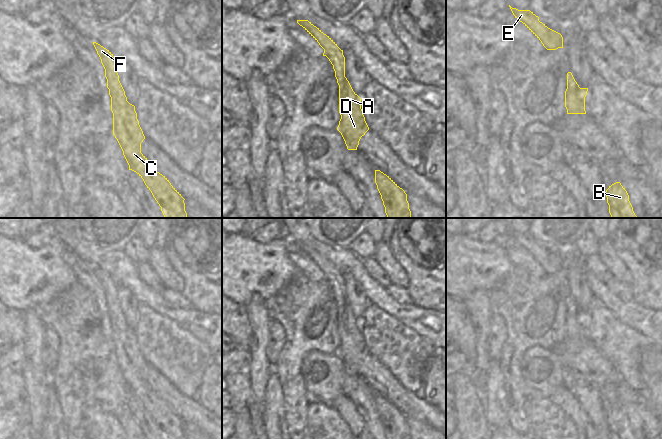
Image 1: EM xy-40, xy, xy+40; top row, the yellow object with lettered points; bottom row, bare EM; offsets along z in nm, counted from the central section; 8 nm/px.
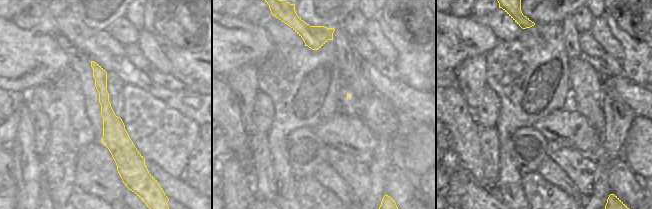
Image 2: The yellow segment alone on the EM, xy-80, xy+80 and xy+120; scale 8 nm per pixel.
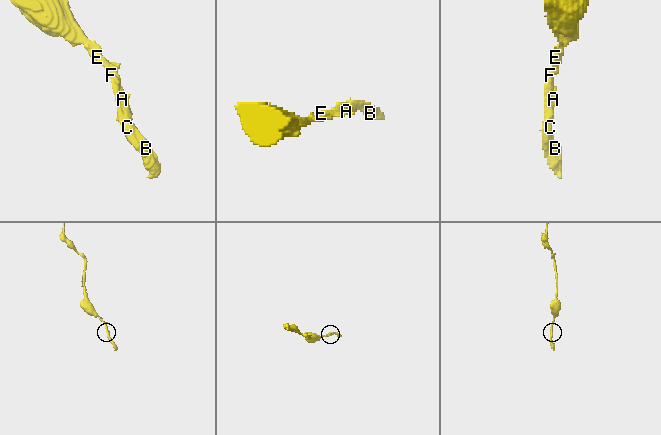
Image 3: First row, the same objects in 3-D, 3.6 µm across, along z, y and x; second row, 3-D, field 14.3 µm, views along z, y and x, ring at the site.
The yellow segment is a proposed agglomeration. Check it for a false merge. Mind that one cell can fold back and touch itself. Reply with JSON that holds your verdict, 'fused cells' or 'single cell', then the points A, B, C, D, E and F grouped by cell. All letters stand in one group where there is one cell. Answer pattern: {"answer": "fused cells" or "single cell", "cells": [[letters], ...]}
{"answer": "single cell", "cells": [["A", "B", "C", "D", "E", "F"]]}

